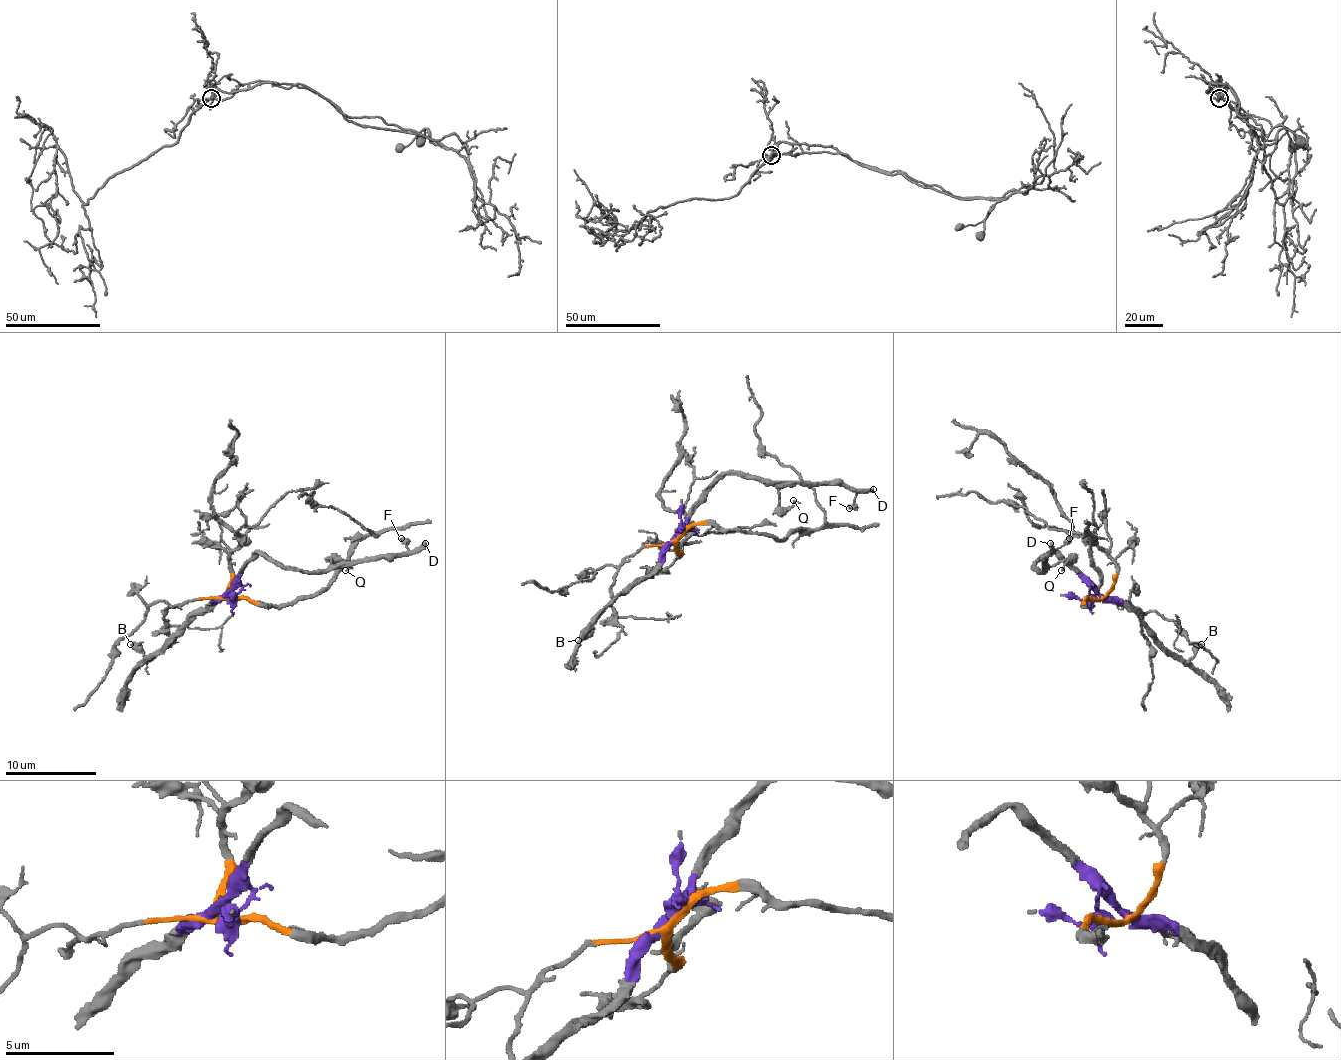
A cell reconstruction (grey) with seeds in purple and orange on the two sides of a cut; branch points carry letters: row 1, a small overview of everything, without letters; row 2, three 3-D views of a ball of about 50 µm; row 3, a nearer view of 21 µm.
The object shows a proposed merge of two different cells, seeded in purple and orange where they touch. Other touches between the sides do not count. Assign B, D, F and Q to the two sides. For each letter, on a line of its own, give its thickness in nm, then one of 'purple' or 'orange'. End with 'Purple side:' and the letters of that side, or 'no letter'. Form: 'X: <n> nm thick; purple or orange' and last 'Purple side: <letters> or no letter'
B: 400 nm thick; purple
D: 320 nm thick; purple
F: 440 nm thick; purple
Q: 120 nm thick; purple
Purple side: B, D, F, Q

